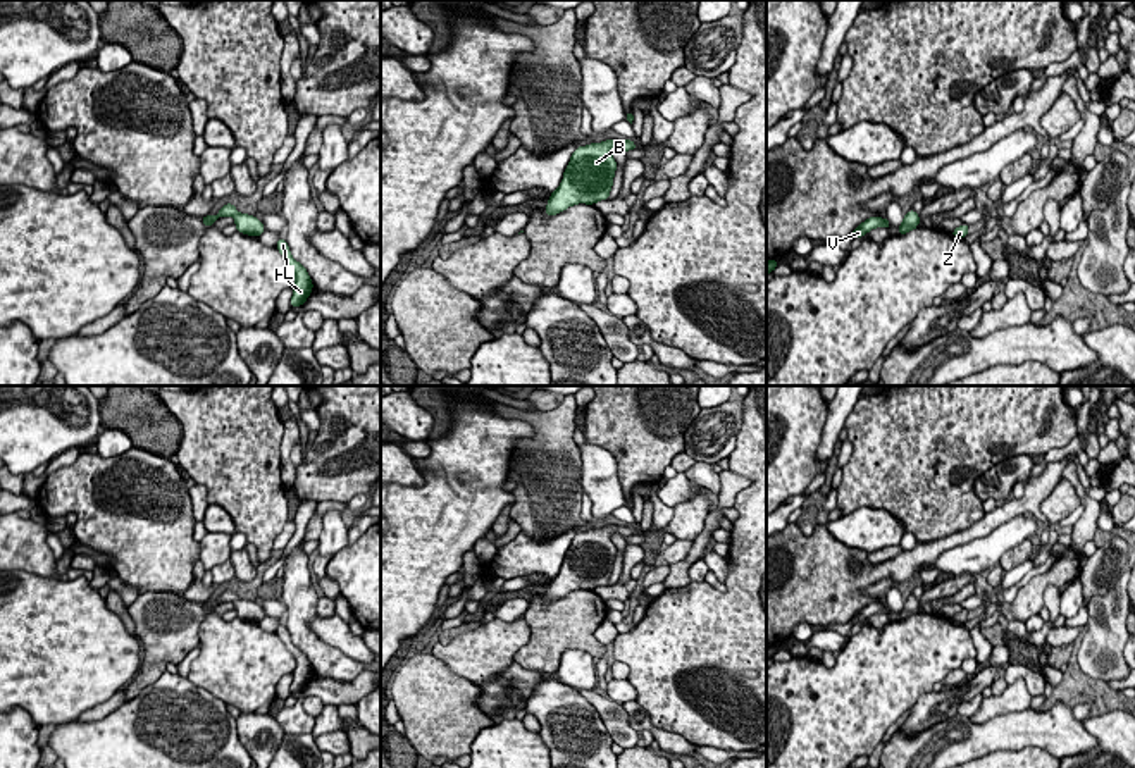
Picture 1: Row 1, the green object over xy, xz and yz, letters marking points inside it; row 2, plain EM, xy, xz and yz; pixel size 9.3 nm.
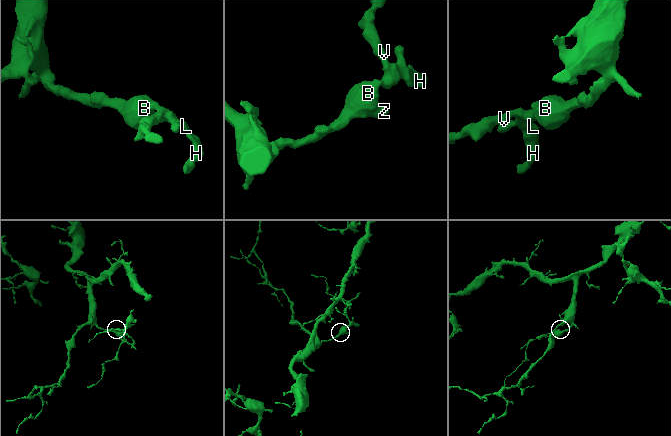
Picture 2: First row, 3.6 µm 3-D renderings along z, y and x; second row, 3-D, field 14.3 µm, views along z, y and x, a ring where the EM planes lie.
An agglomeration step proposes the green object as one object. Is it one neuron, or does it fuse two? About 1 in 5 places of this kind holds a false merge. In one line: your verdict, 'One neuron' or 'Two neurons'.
One neuron

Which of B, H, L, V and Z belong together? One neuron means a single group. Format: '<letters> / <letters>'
B H L V Z

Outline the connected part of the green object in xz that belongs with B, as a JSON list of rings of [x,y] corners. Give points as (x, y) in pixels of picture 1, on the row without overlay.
[[[606,525],[577,532],[558,575],[548,585],[544,599],[558,601],[572,591],[594,591],[596,587],[608,585],[617,556],[617,548],[611,541],[613,534],[629,537],[637,532],[632,525]]]

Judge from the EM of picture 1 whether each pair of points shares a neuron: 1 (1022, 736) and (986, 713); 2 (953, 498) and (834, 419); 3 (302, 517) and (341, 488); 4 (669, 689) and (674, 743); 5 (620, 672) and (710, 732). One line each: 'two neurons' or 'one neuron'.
1: two neurons
2: two neurons
3: two neurons
4: two neurons
5: two neurons

